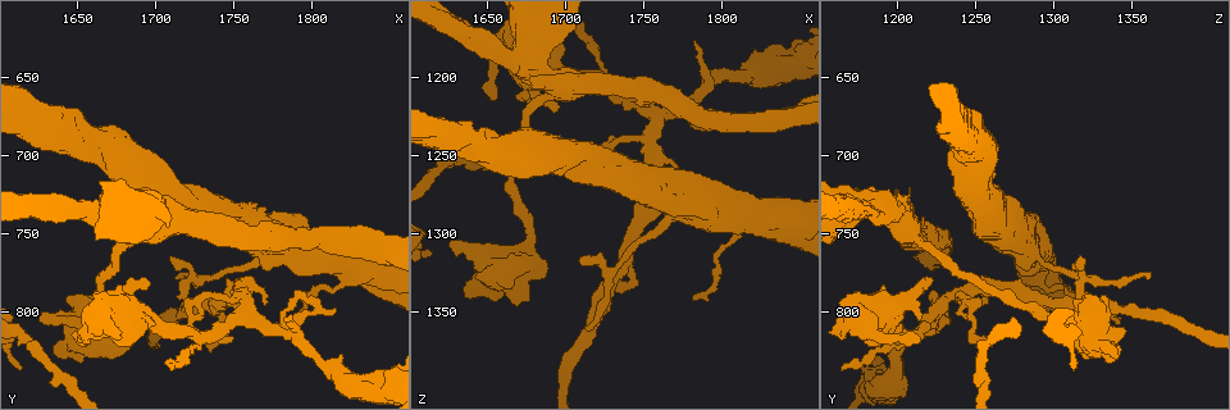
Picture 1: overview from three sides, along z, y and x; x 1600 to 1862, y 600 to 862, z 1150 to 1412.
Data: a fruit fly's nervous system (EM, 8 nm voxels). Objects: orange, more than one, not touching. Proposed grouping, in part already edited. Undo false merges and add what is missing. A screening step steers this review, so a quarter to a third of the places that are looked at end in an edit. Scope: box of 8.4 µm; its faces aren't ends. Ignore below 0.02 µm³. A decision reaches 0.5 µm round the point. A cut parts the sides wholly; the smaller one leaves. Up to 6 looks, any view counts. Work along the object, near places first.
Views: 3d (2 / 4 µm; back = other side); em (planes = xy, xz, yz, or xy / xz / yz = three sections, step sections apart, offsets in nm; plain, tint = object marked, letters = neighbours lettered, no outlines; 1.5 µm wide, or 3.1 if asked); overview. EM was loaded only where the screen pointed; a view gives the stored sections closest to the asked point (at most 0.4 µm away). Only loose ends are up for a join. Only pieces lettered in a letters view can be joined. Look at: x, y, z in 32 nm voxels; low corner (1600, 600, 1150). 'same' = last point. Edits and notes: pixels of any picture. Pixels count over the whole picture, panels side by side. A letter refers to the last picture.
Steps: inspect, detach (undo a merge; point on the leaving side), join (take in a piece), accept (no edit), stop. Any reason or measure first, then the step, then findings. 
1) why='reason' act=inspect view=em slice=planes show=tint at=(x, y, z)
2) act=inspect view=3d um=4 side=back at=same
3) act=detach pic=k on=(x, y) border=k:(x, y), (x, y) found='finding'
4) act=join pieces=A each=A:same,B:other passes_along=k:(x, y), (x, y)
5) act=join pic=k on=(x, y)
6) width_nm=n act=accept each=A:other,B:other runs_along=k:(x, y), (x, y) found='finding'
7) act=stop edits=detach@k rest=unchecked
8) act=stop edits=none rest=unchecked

why='a narrow waist' act=inspect view=3d um=2 at=(1740, 796, 1316)

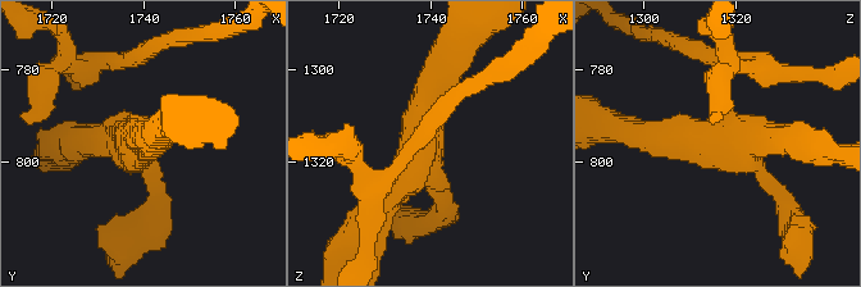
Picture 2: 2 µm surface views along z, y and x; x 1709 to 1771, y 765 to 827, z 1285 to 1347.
arms=3 arm_widths_nm=180,220,280 act=inspect view=em slice=yz step=8 show=tint at=(1739, 796, 1316)

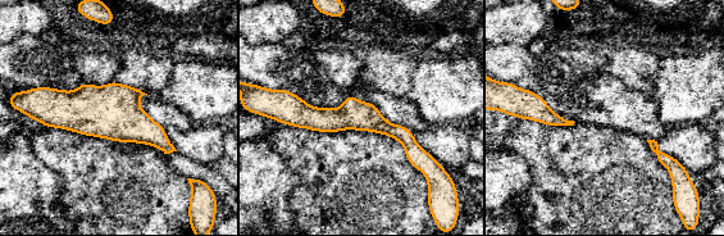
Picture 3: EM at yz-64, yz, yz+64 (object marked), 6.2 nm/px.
why='cut it another way' act=inspect view=em slice=xy step=4 show=letters at=same

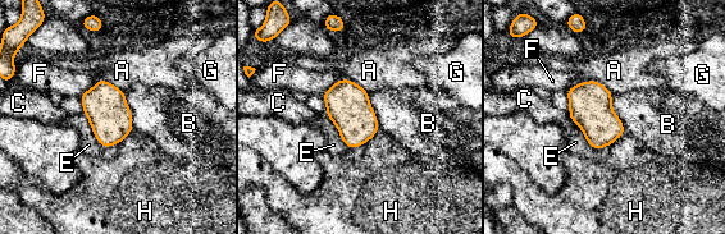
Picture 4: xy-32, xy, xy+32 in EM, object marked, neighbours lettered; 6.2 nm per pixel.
act=accept each=A:other,B:other,C:other,E:other,F:other,G:other,H:other border=4:(612, 95), (611, 109), (625, 131) found='one neuron here'

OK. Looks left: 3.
why='an open end' act=inspect view=3d um=2 at=(1692, 780, 1220)

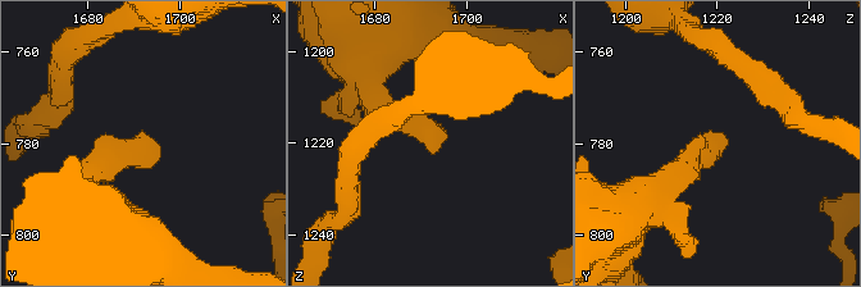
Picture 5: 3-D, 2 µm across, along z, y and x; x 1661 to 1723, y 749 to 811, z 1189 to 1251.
why='shape alone is not enough' act=inspect view=em slice=xz step=8 show=letters at=(1694, 779, 1222)

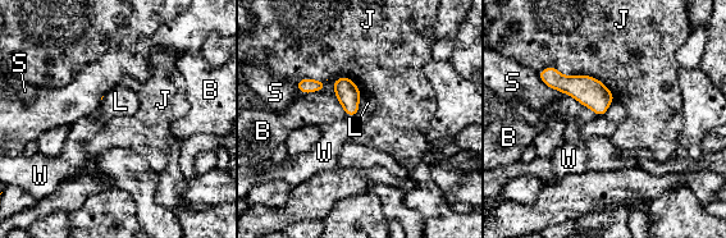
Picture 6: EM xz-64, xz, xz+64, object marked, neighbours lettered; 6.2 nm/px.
act=accept each=B:other,J:other,L:other,S:other,W:other border=6:(361, 92), (359, 110) found='no lettered piece goes on from it'

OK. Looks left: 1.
act=stop edits=none rest=unchecked

